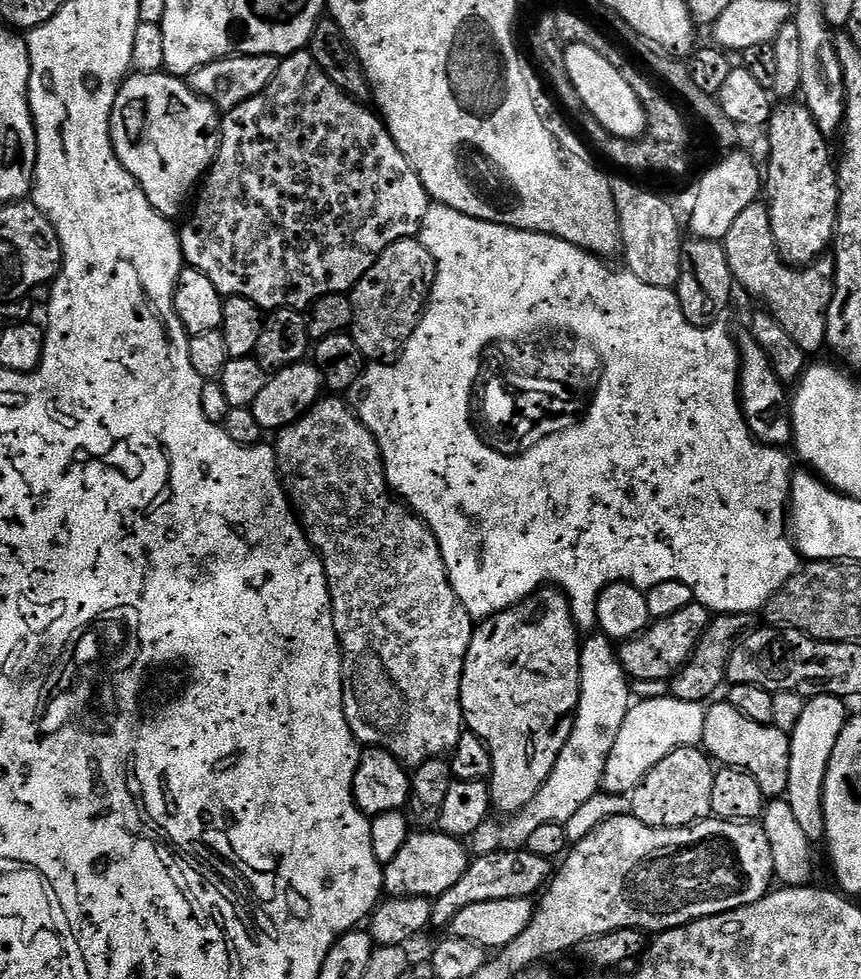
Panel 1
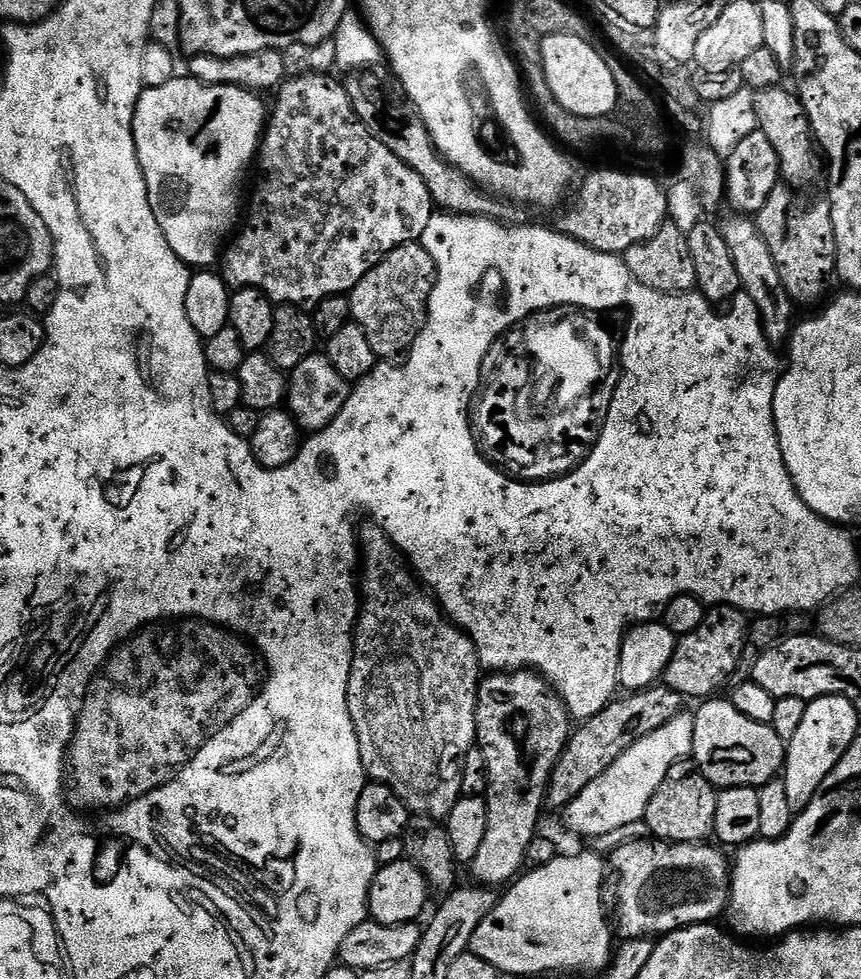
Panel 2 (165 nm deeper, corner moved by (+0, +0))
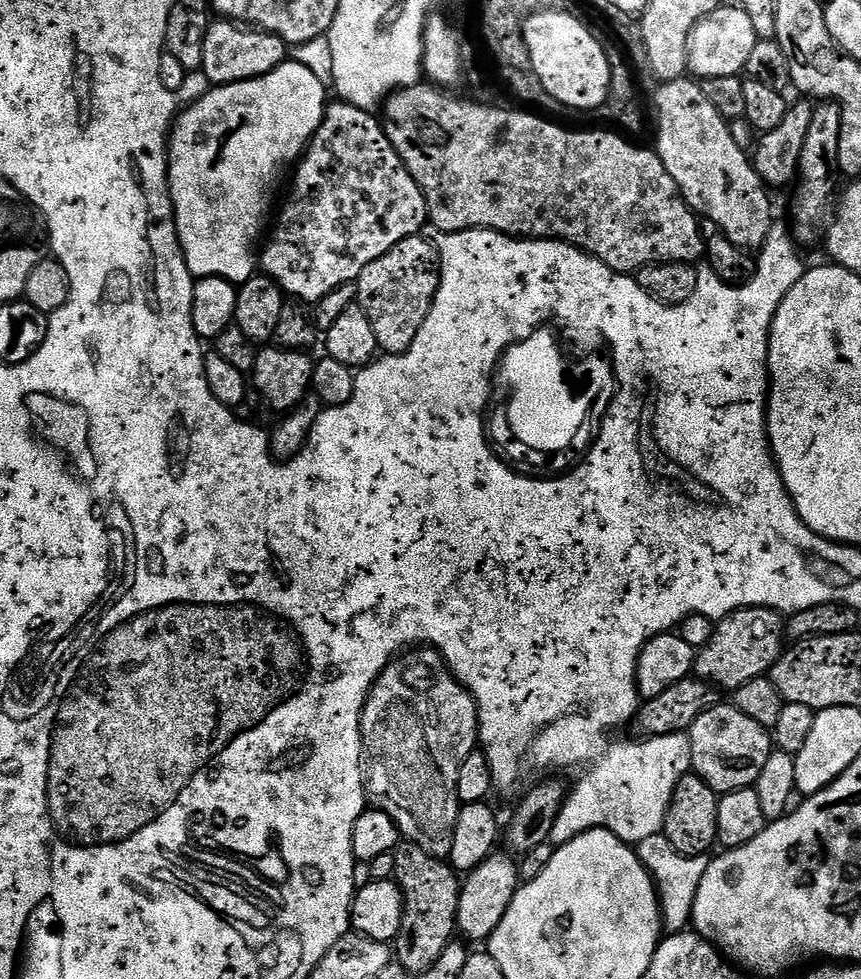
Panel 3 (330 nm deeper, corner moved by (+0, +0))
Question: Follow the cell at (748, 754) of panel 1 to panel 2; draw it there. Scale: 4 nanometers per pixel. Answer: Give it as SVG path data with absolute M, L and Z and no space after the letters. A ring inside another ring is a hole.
M709 698L699 705L700 709L695 709L694 730L692 731L692 754L691 759L697 768L717 790L726 788L737 788L746 786L747 788L760 789L763 784L769 784L772 780L781 775L786 755L786 742L774 734L771 724L754 722L751 718L746 718L746 714L738 714L734 710L731 699Z

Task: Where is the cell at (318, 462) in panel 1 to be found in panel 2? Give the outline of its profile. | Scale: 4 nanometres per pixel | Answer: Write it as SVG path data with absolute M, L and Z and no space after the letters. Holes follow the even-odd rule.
M379 526L371 527L364 529L361 527L358 532L358 544L362 549L362 563L358 568L358 591L362 603L360 614L356 617L356 630L352 641L352 669L348 683L350 718L354 722L354 730L360 743L360 757L364 763L365 773L375 783L390 786L390 790L394 790L394 794L402 798L409 813L431 816L434 820L443 821L450 814L450 810L454 810L456 801L462 795L462 765L466 754L476 744L476 689L480 687L482 679L480 656L476 653L472 639L444 615L443 608L421 587L413 569L406 563L405 557L392 543L392 539Z

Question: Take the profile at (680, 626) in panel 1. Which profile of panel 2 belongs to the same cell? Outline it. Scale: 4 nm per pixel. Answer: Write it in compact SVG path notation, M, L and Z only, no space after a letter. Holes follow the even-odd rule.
M729 604L715 605L705 615L698 630L677 639L673 657L664 670L662 683L689 701L703 702L715 697L719 693L716 691L735 674L736 667L741 667L749 631L750 620L744 611Z

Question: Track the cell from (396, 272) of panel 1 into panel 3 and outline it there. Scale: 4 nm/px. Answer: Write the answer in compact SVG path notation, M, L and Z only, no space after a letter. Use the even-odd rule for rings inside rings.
M418 235L398 242L398 246L382 254L382 258L370 262L370 266L366 266L366 270L362 270L362 274L354 282L356 299L362 310L366 310L370 326L374 326L374 338L378 338L378 349L381 353L390 356L405 355L414 338L418 338L418 330L422 322L426 322L426 314L430 314L430 306L440 285L440 251L431 239L424 239L423 235Z

